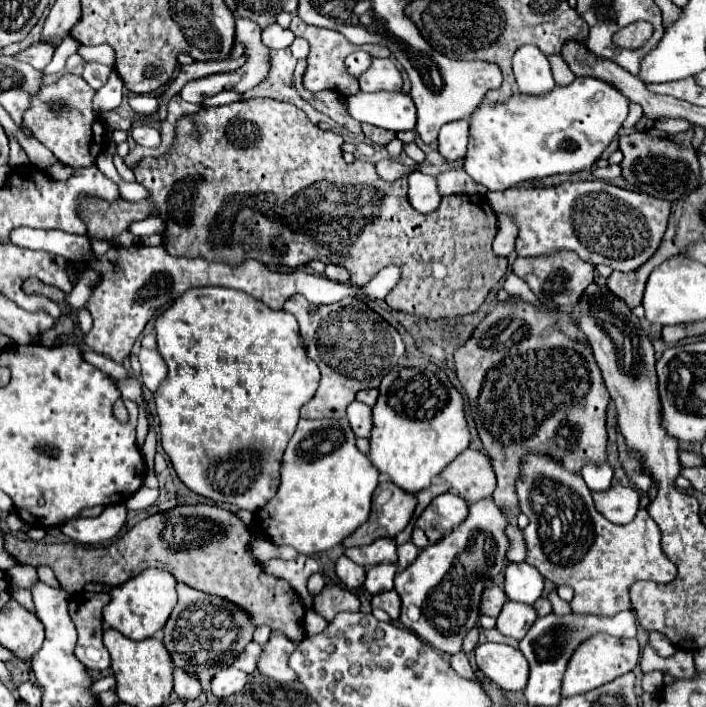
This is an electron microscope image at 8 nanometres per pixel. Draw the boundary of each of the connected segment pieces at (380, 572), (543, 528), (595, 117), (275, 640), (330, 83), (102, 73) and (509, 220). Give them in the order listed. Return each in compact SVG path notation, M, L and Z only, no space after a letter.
M375 565L371 569L367 569L367 577L365 577L365 591L375 595L375 593L383 593L393 589L393 577L397 573L395 565Z
M529 457L525 461L525 477L517 485L517 495L521 501L521 511L529 517L529 525L523 529L523 539L527 545L527 563L533 565L545 579L559 585L569 585L575 591L571 609L577 615L597 615L613 617L622 609L630 609L630 596L627 591L631 583L639 579L669 583L675 579L677 569L661 551L661 535L657 523L649 517L647 509L639 509L635 521L627 525L615 525L605 519L593 503L591 491L583 477L573 477L567 469L561 469L557 461L545 461L543 457Z
M577 77L567 87L555 85L553 93L547 93L545 97L521 97L521 93L515 93L509 101L499 105L481 103L471 115L471 135L469 149L465 155L465 171L489 191L505 191L521 181L589 169L621 129L627 111L629 99L623 97L609 83L597 81L593 77Z
M271 633L269 641L263 645L261 657L257 661L257 669L259 673L279 681L279 683L287 683L295 679L293 669L287 665L287 657L289 653L295 649L295 643L289 641L283 633Z
M293 15L293 21L291 21L291 27L289 27L297 37L303 37L309 41L311 45L311 51L309 51L309 57L307 57L307 69L305 69L305 75L303 75L303 85L305 89L309 91L323 91L323 89L338 90L344 95L356 94L359 88L359 82L357 79L351 77L344 68L344 60L353 51L359 51L359 49L365 49L371 53L371 57L389 57L391 51L387 47L381 47L381 45L353 45L349 43L341 33L337 31L331 31L331 29L321 29L321 27L313 27L313 25L305 25L297 15Z
M85 61L85 65L83 65L83 79L85 79L93 89L101 89L101 87L107 83L111 71L113 71L113 69L111 69L109 65L103 65L103 63L99 63L99 61Z
M499 213L497 217L499 217L499 227L497 227L497 237L495 237L495 243L493 243L493 251L497 255L507 257L515 247L515 239L517 239L519 229L517 229L517 223L511 215Z

